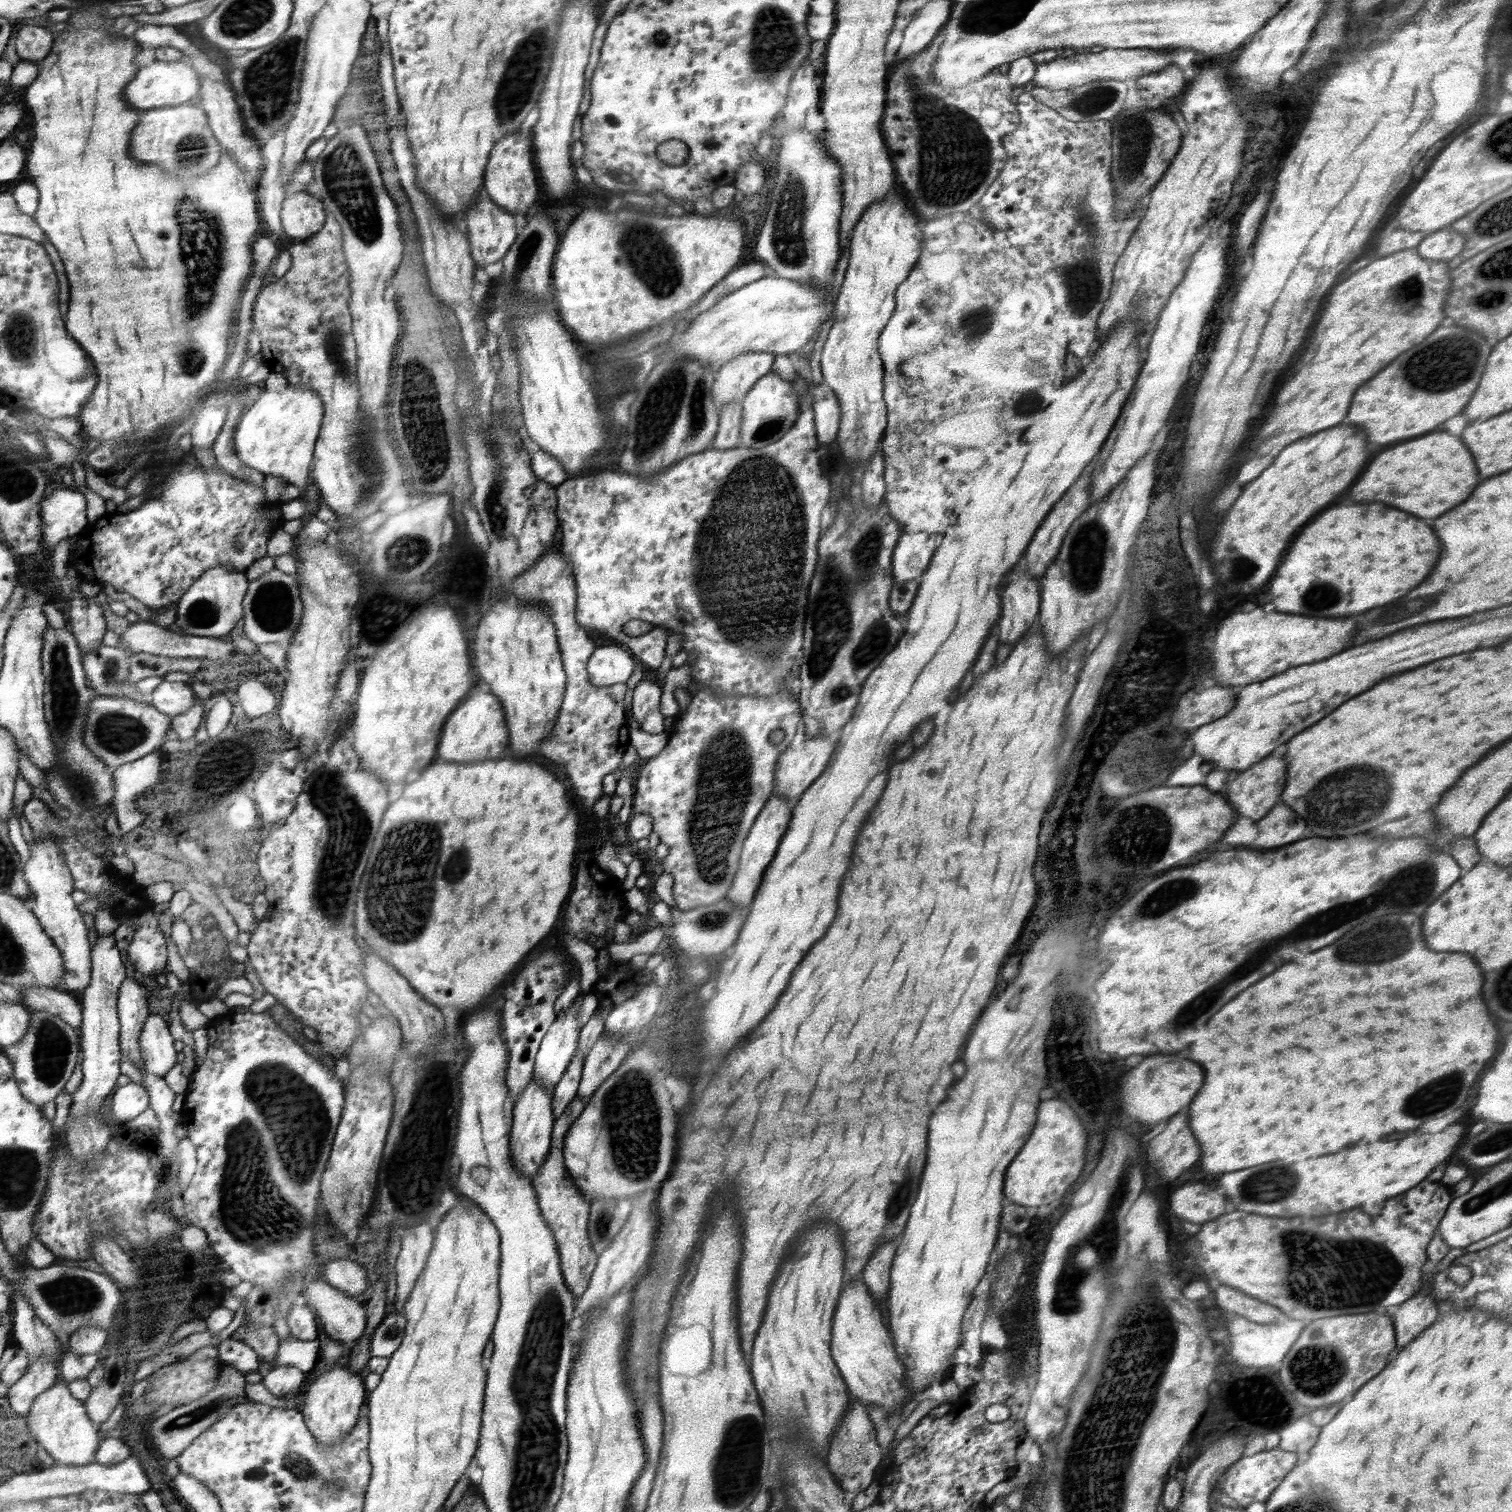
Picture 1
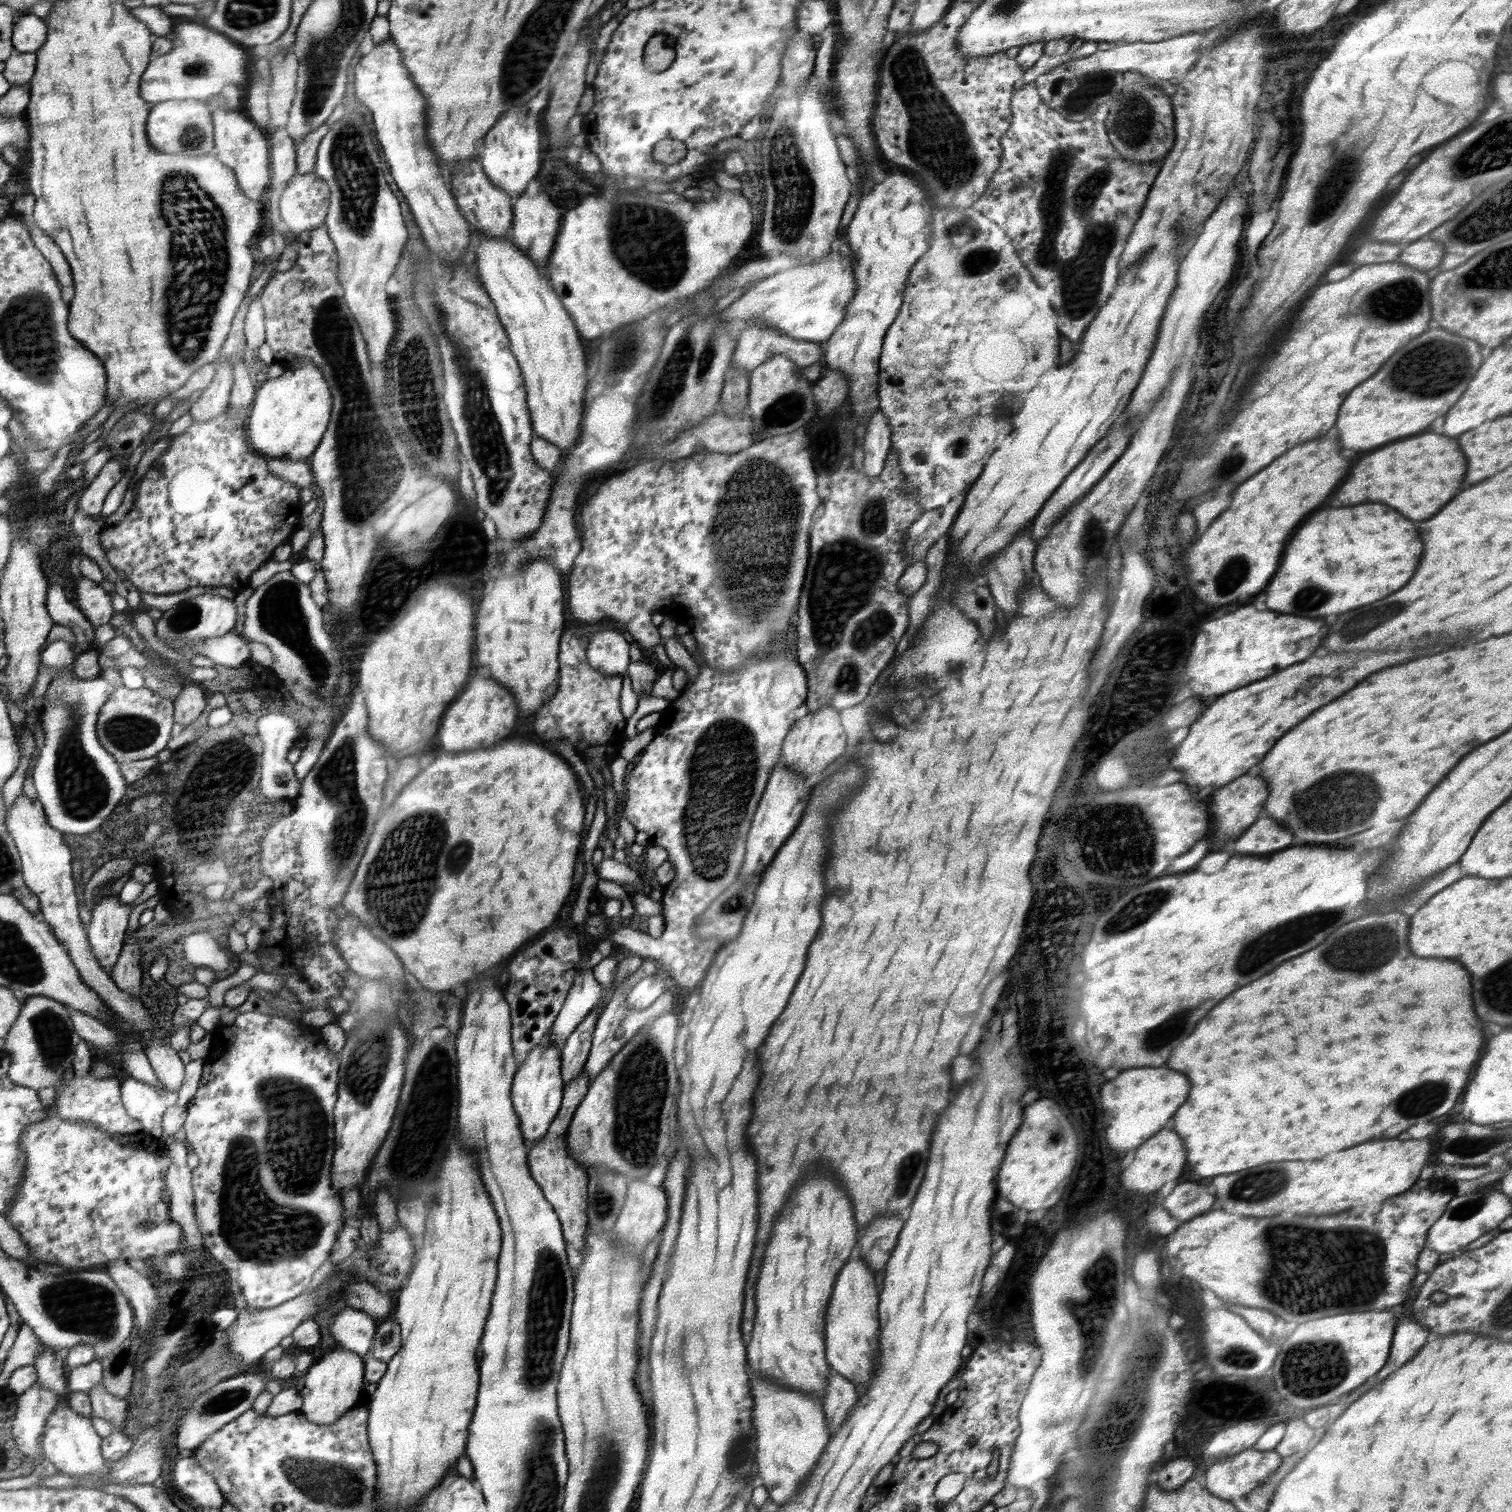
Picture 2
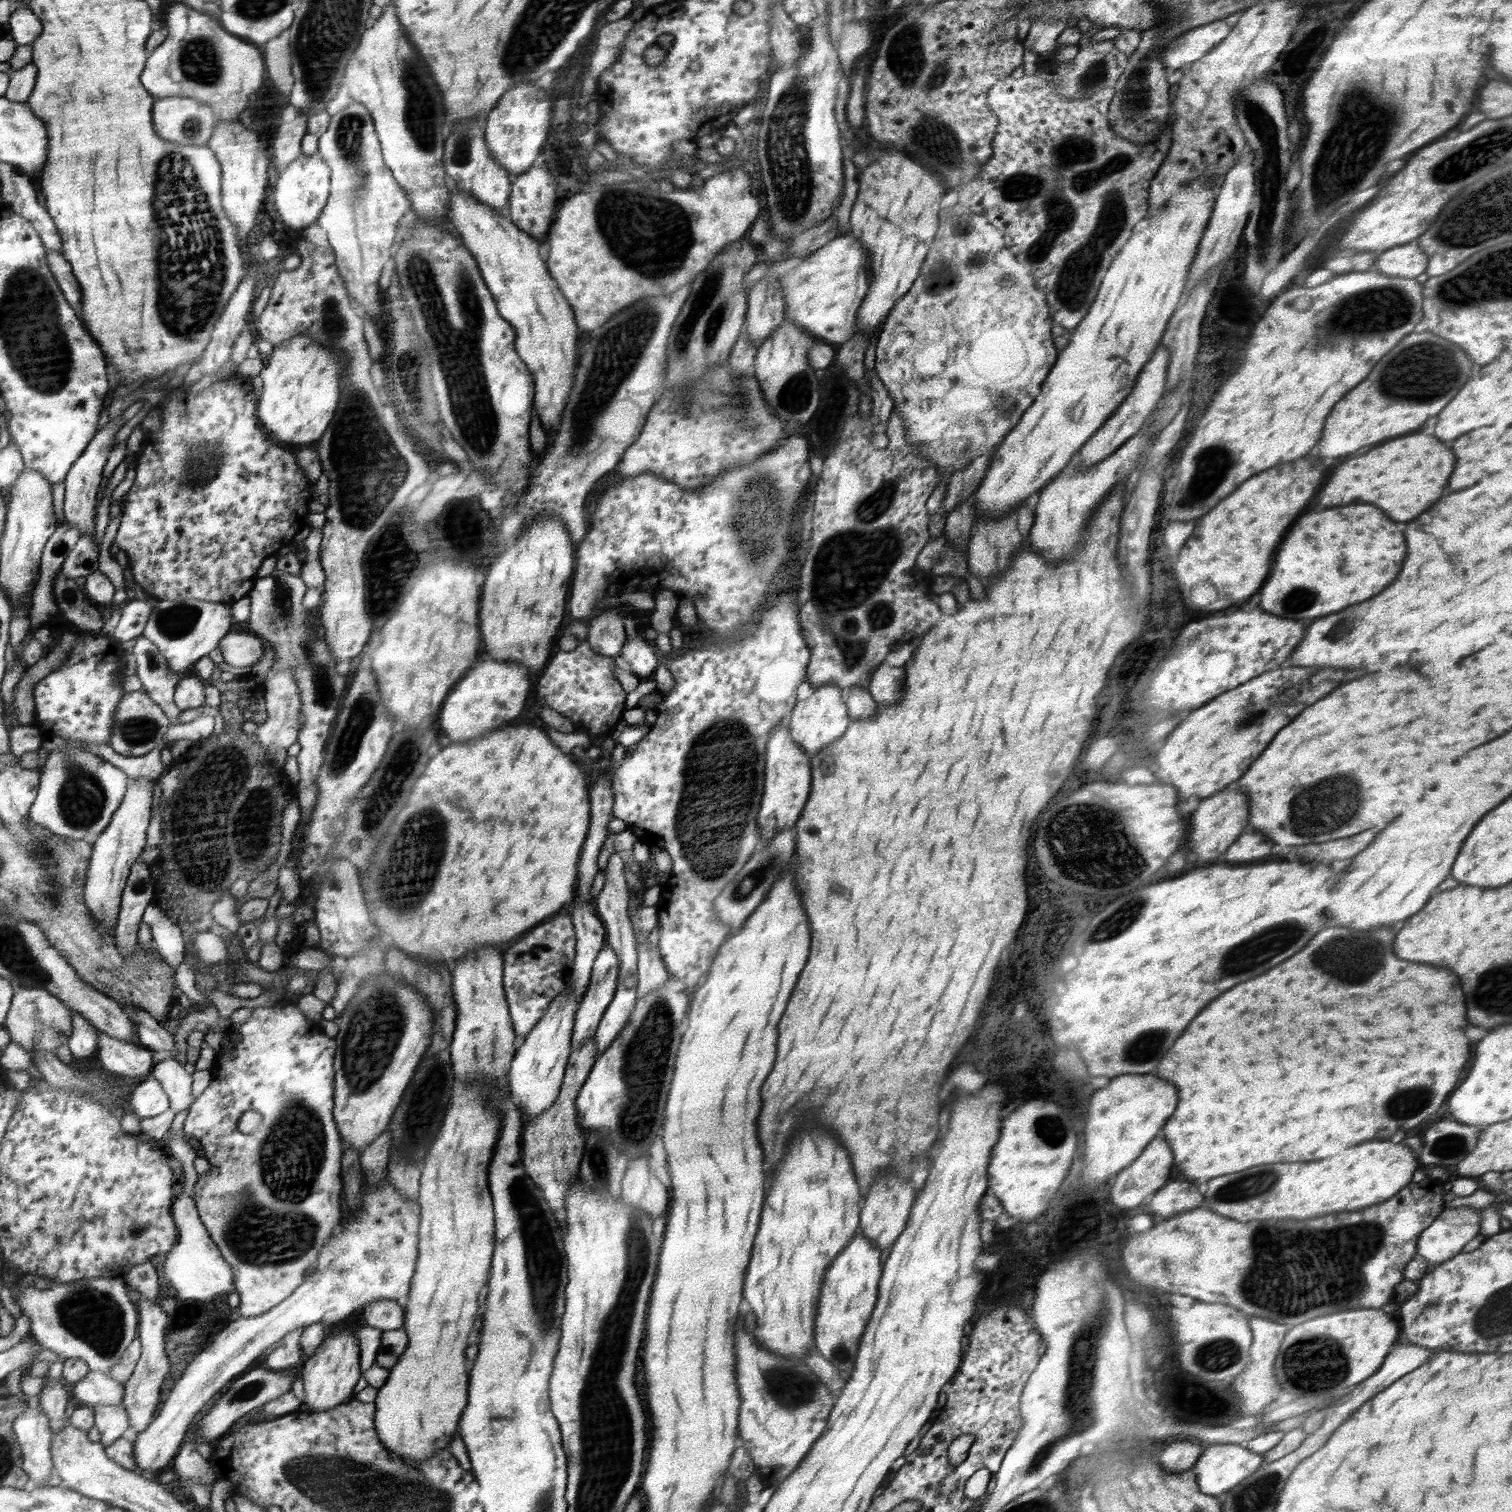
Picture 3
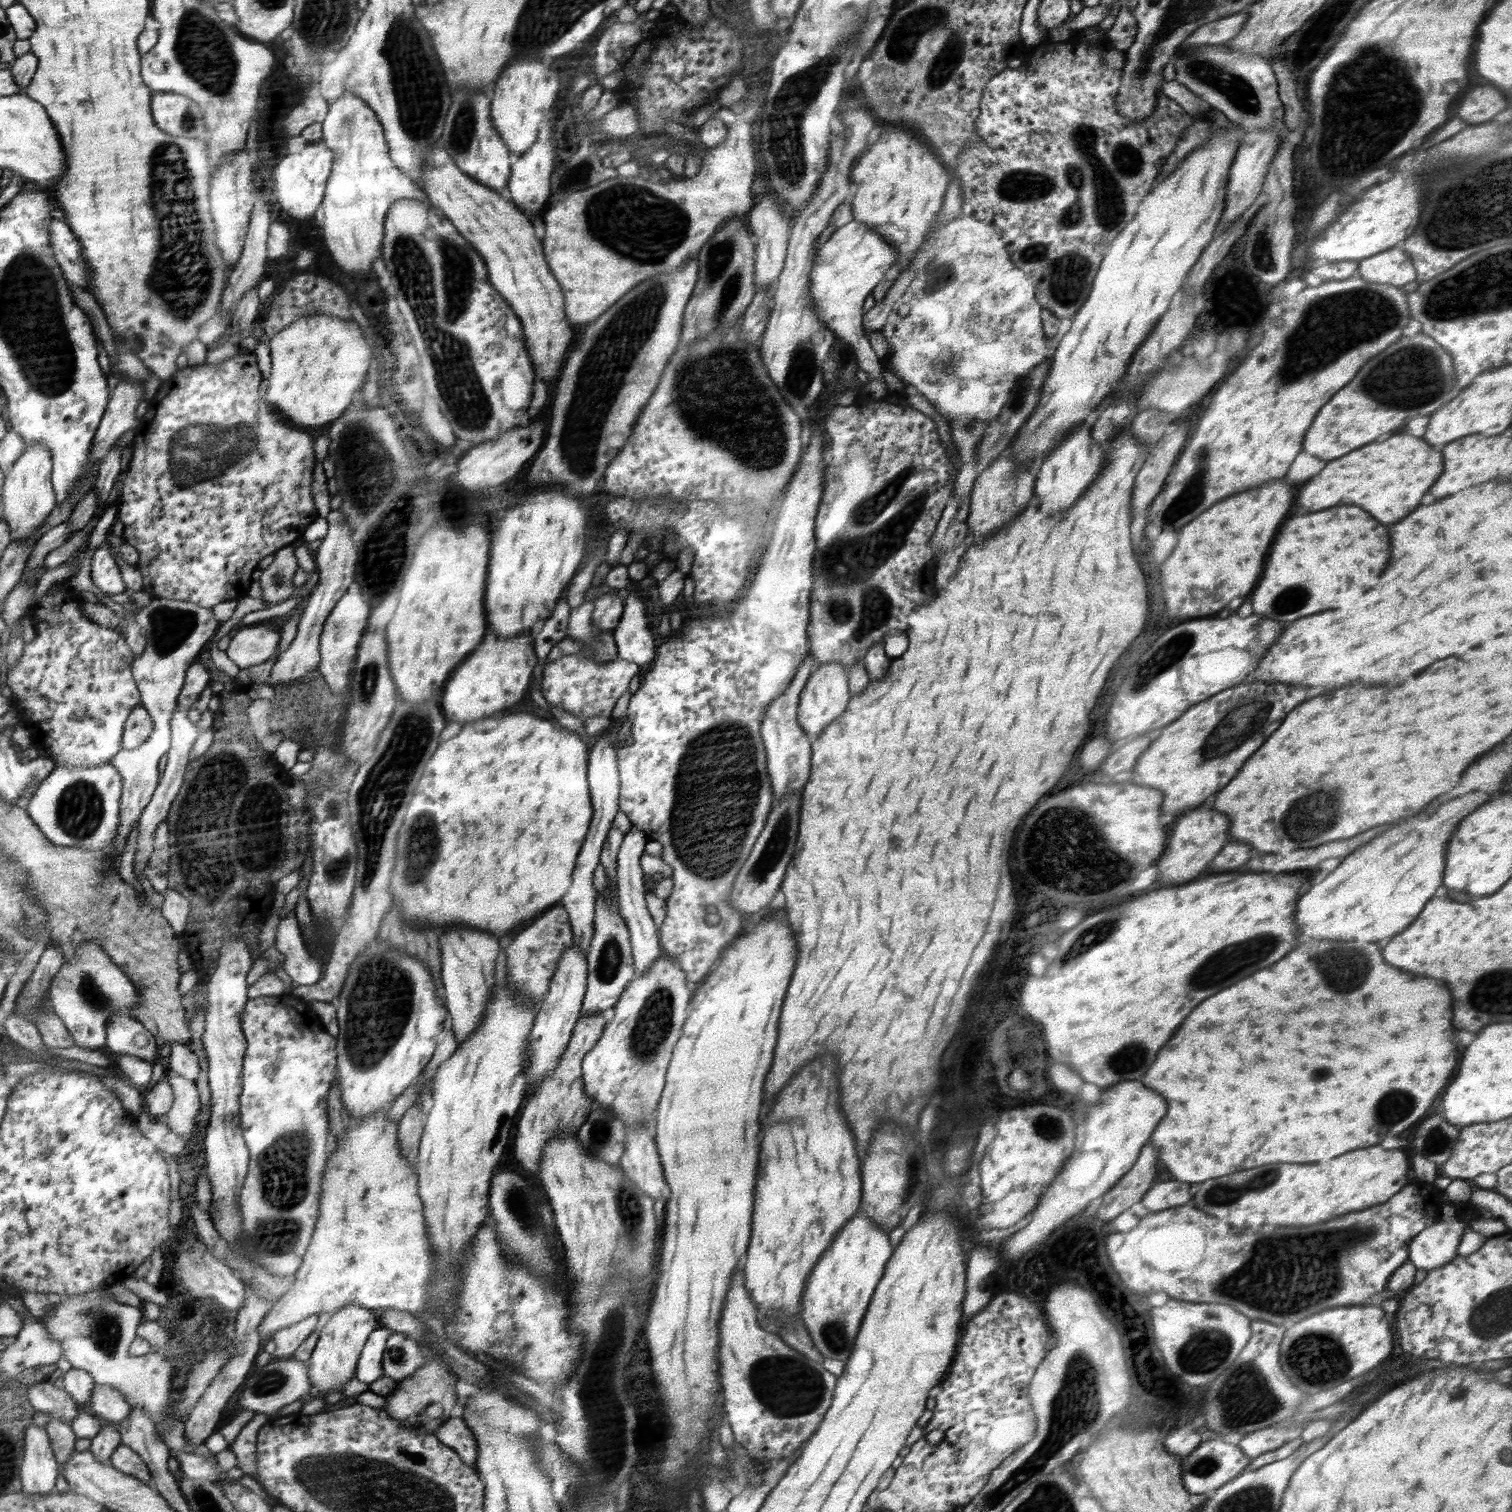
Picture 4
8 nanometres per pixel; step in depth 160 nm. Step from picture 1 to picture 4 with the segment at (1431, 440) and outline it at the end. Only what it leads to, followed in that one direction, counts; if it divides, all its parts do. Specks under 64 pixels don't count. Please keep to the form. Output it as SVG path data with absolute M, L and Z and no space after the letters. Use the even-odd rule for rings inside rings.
M1396 434L1380 444L1362 446L1358 450L1352 450L1344 458L1326 464L1324 470L1312 476L1304 484L1304 490L1298 492L1294 516L1332 506L1356 504L1370 512L1376 520L1382 520L1382 524L1392 524L1420 506L1420 498L1430 490L1442 470L1444 464L1440 452L1436 452L1416 436Z

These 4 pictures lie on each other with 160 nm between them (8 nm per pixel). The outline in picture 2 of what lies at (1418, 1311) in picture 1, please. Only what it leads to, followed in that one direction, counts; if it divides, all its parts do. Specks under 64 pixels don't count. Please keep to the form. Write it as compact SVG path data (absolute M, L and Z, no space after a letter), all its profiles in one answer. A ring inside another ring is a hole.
M1412 1316L1402 1318L1397 1321L1396 1336L1392 1340L1392 1350L1390 1350L1390 1360L1384 1364L1384 1368L1376 1376L1372 1376L1372 1380L1368 1382L1368 1386L1360 1386L1356 1388L1350 1396L1344 1398L1344 1404L1350 1406L1354 1400L1358 1400L1364 1392L1368 1392L1374 1384L1382 1382L1388 1374L1392 1374L1394 1370L1398 1370L1404 1362L1408 1362L1426 1342L1428 1342L1428 1330L1424 1326L1420 1326Z

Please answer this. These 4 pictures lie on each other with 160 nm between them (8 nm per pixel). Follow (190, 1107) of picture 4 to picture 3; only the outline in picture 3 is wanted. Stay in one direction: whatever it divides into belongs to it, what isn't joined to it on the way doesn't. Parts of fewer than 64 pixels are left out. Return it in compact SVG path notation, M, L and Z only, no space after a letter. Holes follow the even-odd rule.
M169 1056L168 1059L157 1062L152 1067L150 1074L162 1085L168 1094L169 1109L179 1113L188 1110L193 1102L192 1074L186 1074L184 1065Z

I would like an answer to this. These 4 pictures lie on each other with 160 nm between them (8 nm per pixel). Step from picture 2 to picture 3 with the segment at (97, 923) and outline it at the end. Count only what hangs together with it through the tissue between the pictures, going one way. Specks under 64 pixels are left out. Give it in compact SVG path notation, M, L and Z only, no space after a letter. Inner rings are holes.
M132 778L127 783L126 796L114 814L113 820L103 833L92 841L94 852L91 854L90 867L87 869L85 903L91 914L98 921L100 936L115 928L119 920L120 905L123 900L123 890L126 888L127 878L131 874L132 865L145 848L147 842L147 828L150 824L150 806L152 806L152 779Z

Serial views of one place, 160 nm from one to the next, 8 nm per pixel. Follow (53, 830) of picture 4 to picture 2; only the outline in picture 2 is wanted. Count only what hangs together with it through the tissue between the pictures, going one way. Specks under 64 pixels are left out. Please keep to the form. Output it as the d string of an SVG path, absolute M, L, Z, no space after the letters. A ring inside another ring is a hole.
M64 640L50 642L42 654L43 664L63 671L51 681L45 692L45 705L41 707L39 716L44 732L44 746L31 777L37 798L42 803L44 814L52 828L61 830L62 833L90 834L110 816L126 794L127 784L120 771L120 763L99 741L96 727L103 706L119 687L101 676L98 680L81 680L73 671L75 658L70 644Z

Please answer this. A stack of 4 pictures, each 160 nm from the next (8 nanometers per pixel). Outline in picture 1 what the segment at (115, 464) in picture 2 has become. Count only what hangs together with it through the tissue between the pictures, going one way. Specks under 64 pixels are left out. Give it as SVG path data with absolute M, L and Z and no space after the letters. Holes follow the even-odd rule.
M65 488L53 490L48 498L40 501L42 549L56 547L63 538L80 535L89 527L87 502L79 490Z

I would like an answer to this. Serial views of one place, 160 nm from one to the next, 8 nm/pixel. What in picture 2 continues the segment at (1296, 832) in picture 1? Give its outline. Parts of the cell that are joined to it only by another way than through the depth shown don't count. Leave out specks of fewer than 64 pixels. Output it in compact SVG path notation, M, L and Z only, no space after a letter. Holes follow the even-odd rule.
M1260 818L1237 838L1236 850L1242 854L1264 854L1286 848L1292 842L1292 832L1284 830L1272 818Z

